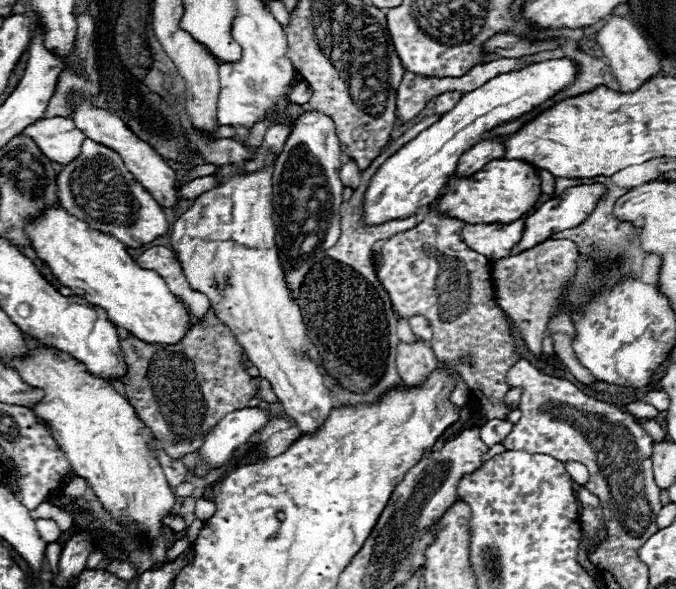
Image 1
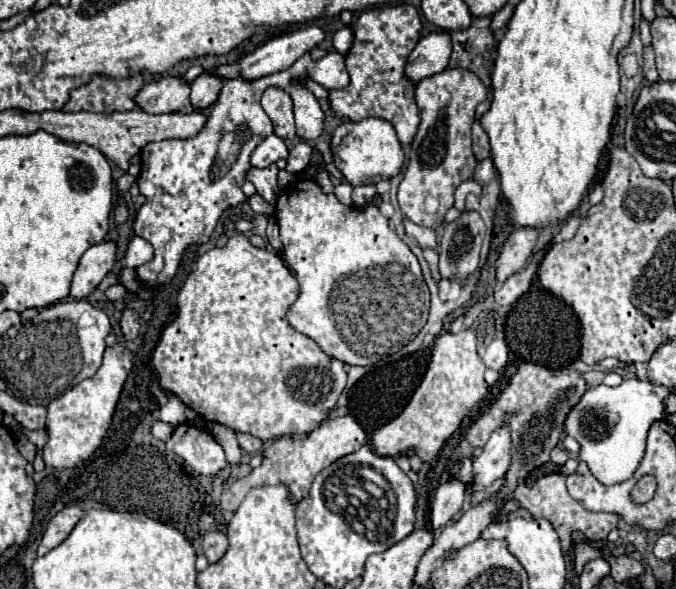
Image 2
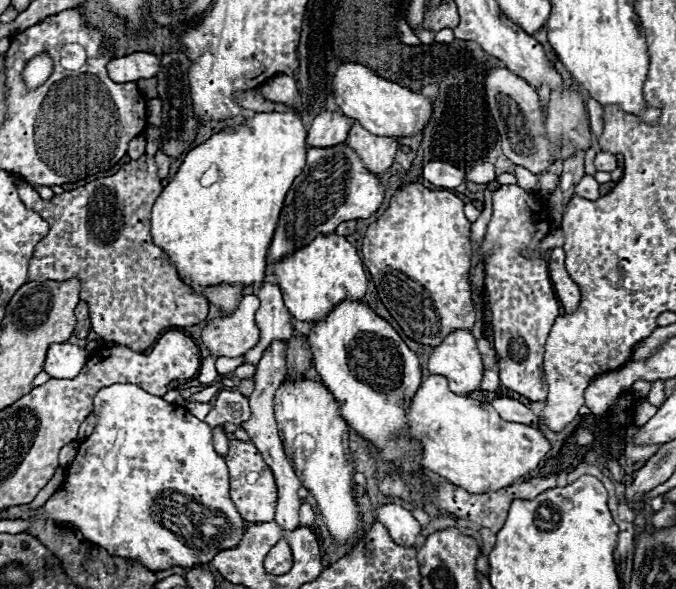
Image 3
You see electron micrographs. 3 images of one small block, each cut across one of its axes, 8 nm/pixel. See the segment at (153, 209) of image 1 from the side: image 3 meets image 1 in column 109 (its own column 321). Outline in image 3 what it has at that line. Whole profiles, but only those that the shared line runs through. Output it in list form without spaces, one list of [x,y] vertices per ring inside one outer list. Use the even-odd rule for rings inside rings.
[[[348,144],[330,148],[306,148],[306,152],[306,166],[294,180],[284,202],[276,234],[268,250],[268,266],[306,246],[306,242],[314,240],[318,234],[332,234],[338,224],[348,220],[366,220],[382,206],[382,178],[372,174]]]

